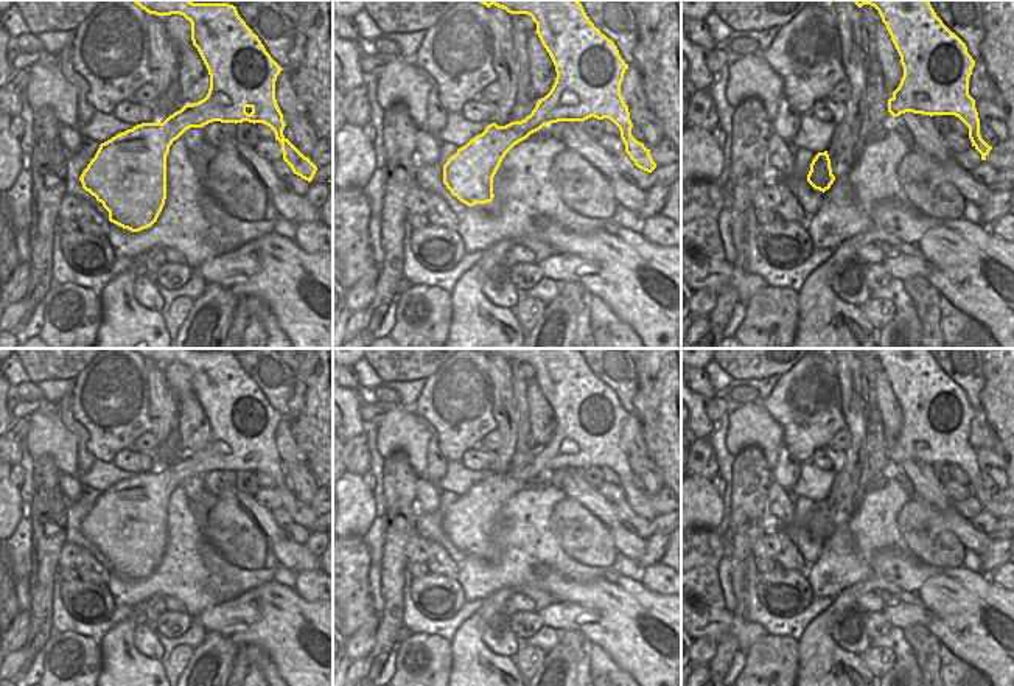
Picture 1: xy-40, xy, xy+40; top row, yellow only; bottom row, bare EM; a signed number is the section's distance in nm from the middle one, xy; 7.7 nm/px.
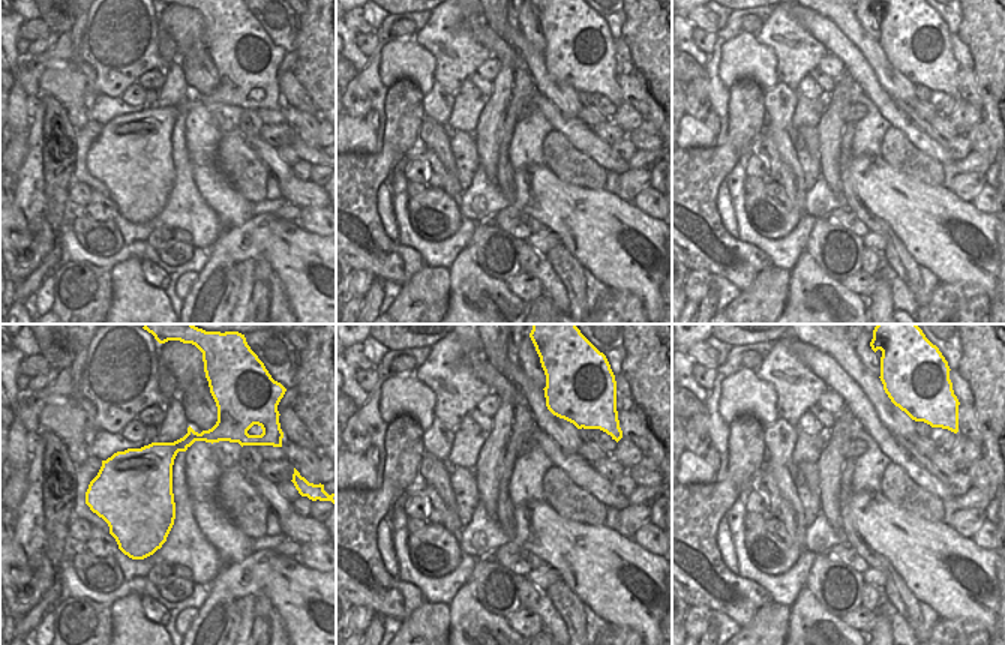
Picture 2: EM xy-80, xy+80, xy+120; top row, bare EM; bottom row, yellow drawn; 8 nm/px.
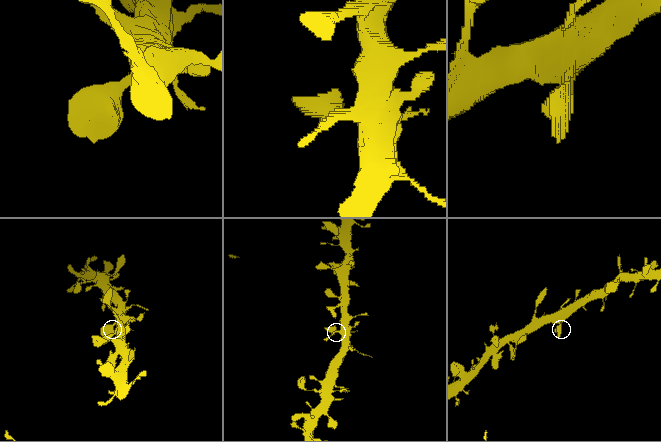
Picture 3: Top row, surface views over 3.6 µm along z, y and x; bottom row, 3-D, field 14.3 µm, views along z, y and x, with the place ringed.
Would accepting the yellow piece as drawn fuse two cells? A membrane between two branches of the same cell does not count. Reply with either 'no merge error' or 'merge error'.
no merge error

